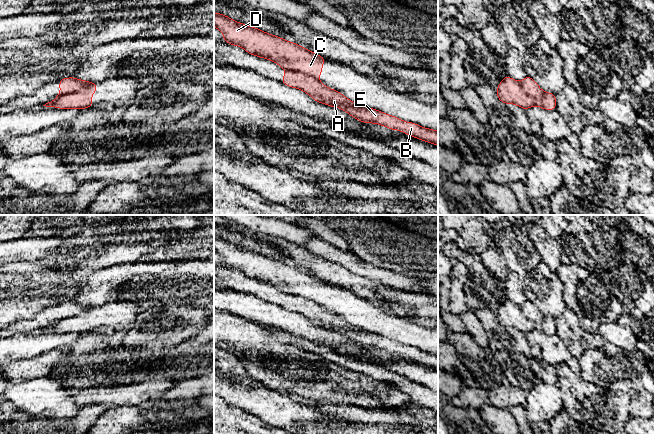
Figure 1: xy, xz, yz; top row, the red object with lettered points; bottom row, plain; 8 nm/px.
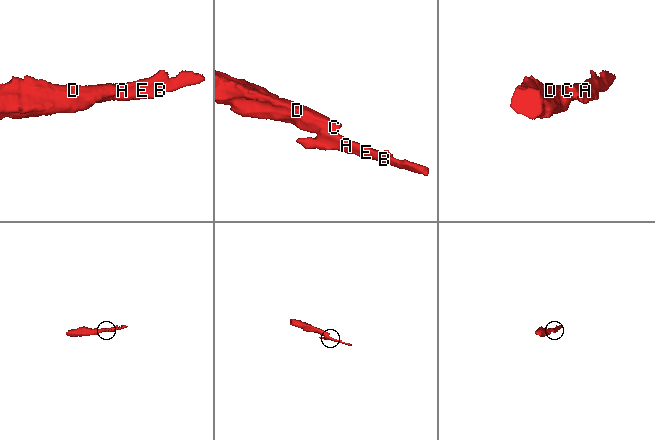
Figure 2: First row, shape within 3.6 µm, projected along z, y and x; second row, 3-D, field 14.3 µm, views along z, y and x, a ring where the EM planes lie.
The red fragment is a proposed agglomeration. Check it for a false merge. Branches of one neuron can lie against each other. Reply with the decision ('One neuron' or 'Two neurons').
Two neurons

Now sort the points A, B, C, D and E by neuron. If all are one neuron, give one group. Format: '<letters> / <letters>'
A B E / C D

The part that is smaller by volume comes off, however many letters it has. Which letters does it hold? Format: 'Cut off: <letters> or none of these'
Cut off: A, B, E

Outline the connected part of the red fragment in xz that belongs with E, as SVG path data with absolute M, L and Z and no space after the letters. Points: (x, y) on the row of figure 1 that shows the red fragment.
M285 70L282 83L304 91L318 103L340 108L363 123L379 124L438 146L438 131L424 128L418 124L403 121L379 110L354 103L342 93L325 86L316 78L299 72Z

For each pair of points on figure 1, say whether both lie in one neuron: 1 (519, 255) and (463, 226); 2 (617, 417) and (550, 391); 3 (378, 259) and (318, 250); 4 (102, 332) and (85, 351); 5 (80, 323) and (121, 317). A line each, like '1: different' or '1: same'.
1: different
2: different
3: different
4: same
5: same

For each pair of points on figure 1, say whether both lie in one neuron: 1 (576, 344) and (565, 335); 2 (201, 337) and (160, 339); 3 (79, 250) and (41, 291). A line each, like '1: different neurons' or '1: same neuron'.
1: same neuron
2: different neurons
3: same neuron

